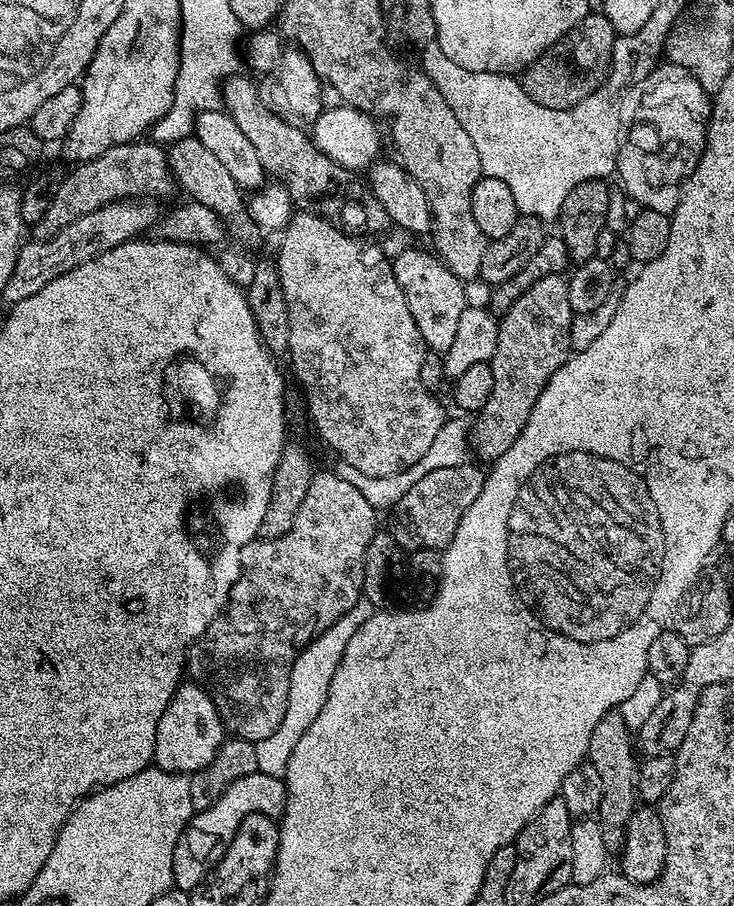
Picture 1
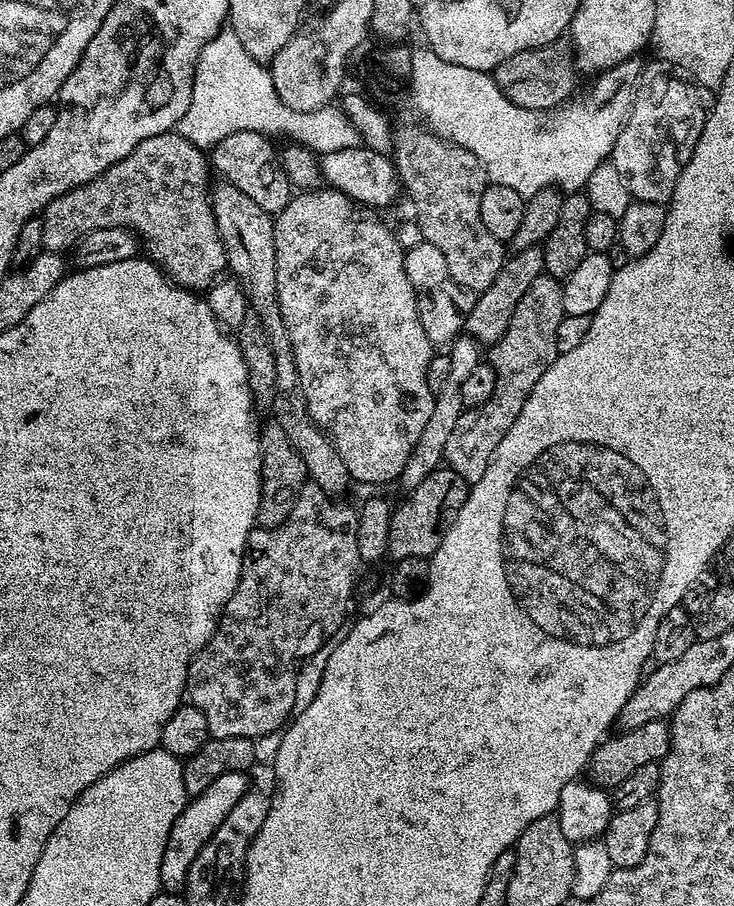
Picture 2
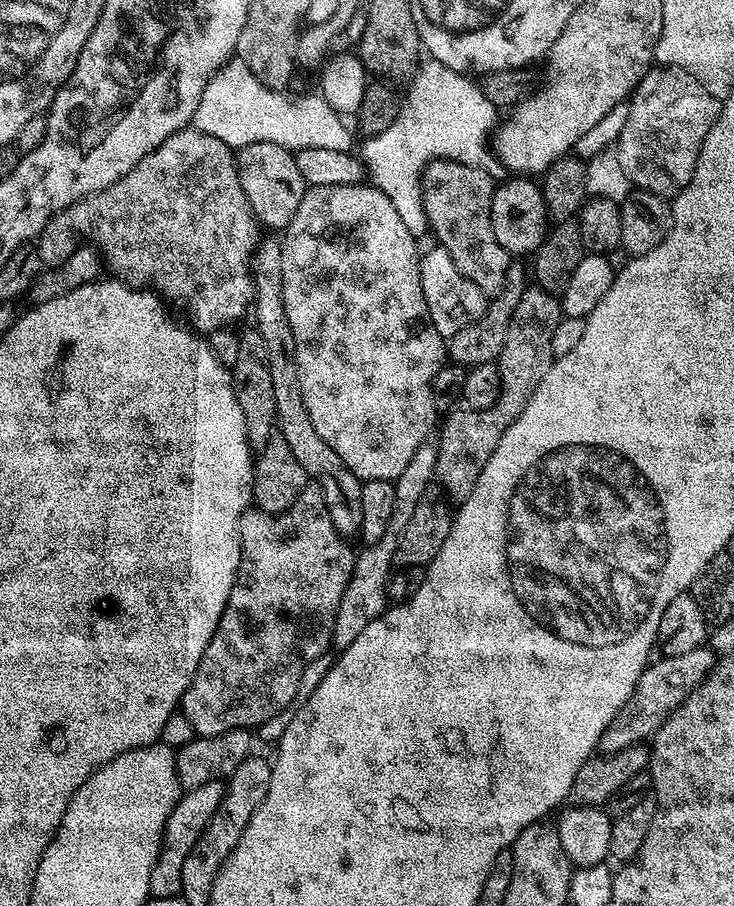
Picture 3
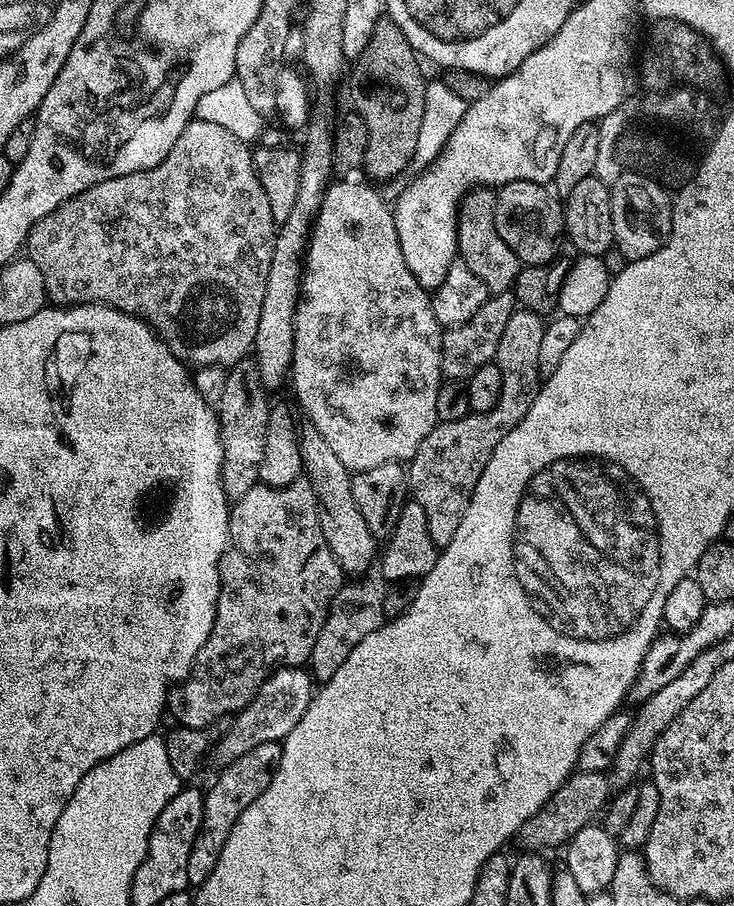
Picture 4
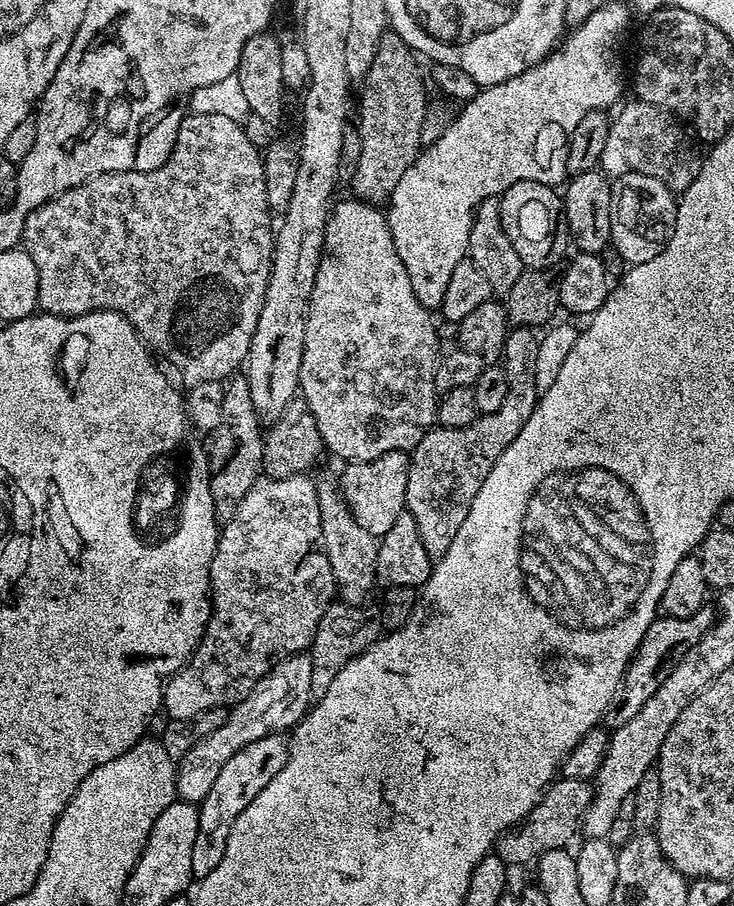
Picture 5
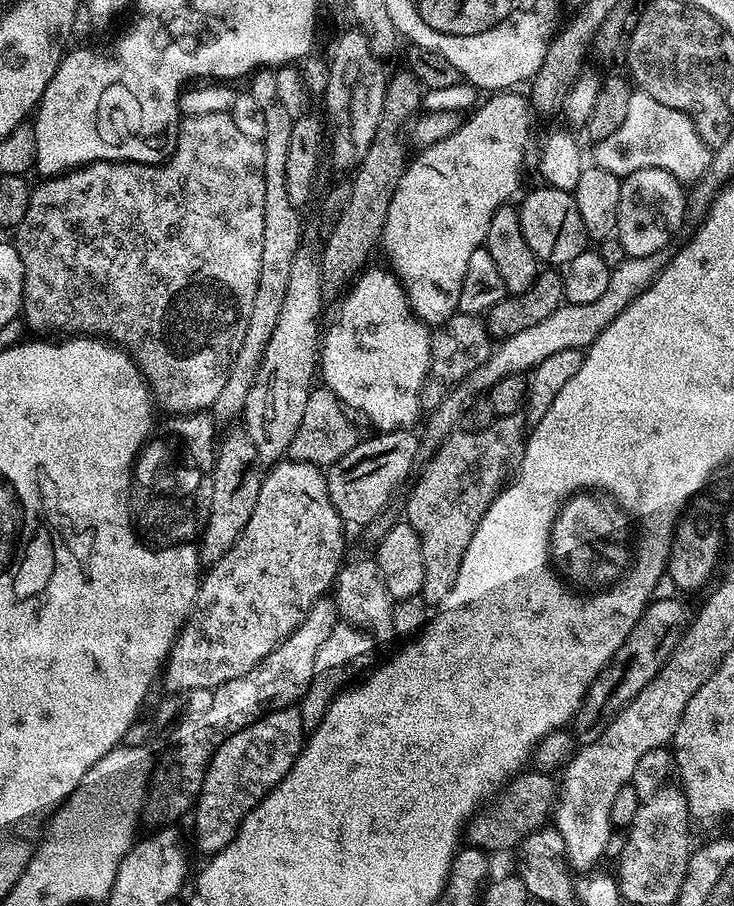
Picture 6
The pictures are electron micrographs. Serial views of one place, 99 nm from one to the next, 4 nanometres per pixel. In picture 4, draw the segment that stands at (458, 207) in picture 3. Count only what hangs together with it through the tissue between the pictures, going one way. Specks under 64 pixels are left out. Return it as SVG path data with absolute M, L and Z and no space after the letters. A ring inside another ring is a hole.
M476 186L464 193L460 207L456 209L456 246L459 259L477 278L487 286L489 293L509 291L516 283L516 276L520 273L521 262L498 238L498 226L494 226L494 210L496 209L496 192L488 186Z

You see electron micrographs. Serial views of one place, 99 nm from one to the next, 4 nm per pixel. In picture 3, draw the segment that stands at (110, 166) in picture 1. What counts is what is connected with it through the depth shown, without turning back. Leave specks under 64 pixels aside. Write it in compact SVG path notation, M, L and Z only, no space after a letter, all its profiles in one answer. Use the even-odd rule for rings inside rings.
M189 126L166 138L162 146L146 154L146 158L142 158L134 170L118 178L118 182L100 192L91 192L89 196L53 214L40 232L38 247L41 261L48 266L63 264L76 248L91 241L91 236L109 244L116 252L124 248L124 265L119 275L151 286L161 297L173 296L180 300L192 319L191 327L201 334L209 334L235 325L235 320L242 319L247 312L249 315L250 305L256 298L256 287L252 281L252 254L262 239L260 232L261 225L239 180L233 149L226 142Z

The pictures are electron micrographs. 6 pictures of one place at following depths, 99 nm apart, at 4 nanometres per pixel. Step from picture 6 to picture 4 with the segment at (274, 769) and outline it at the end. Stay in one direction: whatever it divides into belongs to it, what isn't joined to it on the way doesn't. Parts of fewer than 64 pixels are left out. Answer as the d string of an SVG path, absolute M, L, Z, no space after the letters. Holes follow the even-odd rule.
M274 741L263 742L252 750L247 750L240 758L227 761L220 772L220 777L212 784L212 789L207 789L204 798L204 817L202 826L194 838L194 846L186 858L186 878L189 885L199 886L210 878L214 866L218 866L218 854L222 854L222 846L226 846L226 838L234 830L242 810L258 798L270 786L270 778L276 773L277 766L282 758L282 747Z

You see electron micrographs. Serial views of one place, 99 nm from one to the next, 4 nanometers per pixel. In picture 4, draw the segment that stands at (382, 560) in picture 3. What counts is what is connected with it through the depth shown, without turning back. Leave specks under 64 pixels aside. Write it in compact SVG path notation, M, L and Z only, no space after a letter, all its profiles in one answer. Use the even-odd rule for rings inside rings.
M376 566L340 585L338 594L334 594L332 604L328 608L328 617L318 634L318 642L314 642L310 672L317 681L323 682L334 678L338 666L346 662L350 650L354 650L354 646L358 646L366 638L366 634L380 628L385 619L384 596L387 593L388 584Z

